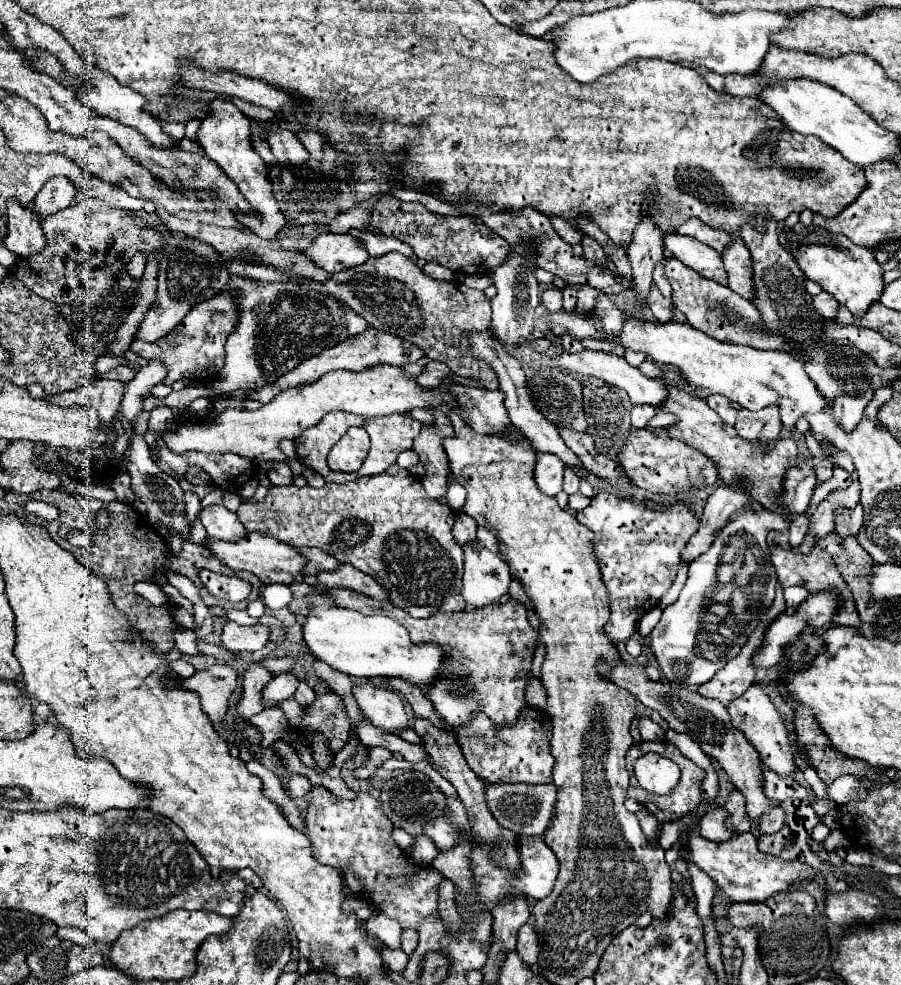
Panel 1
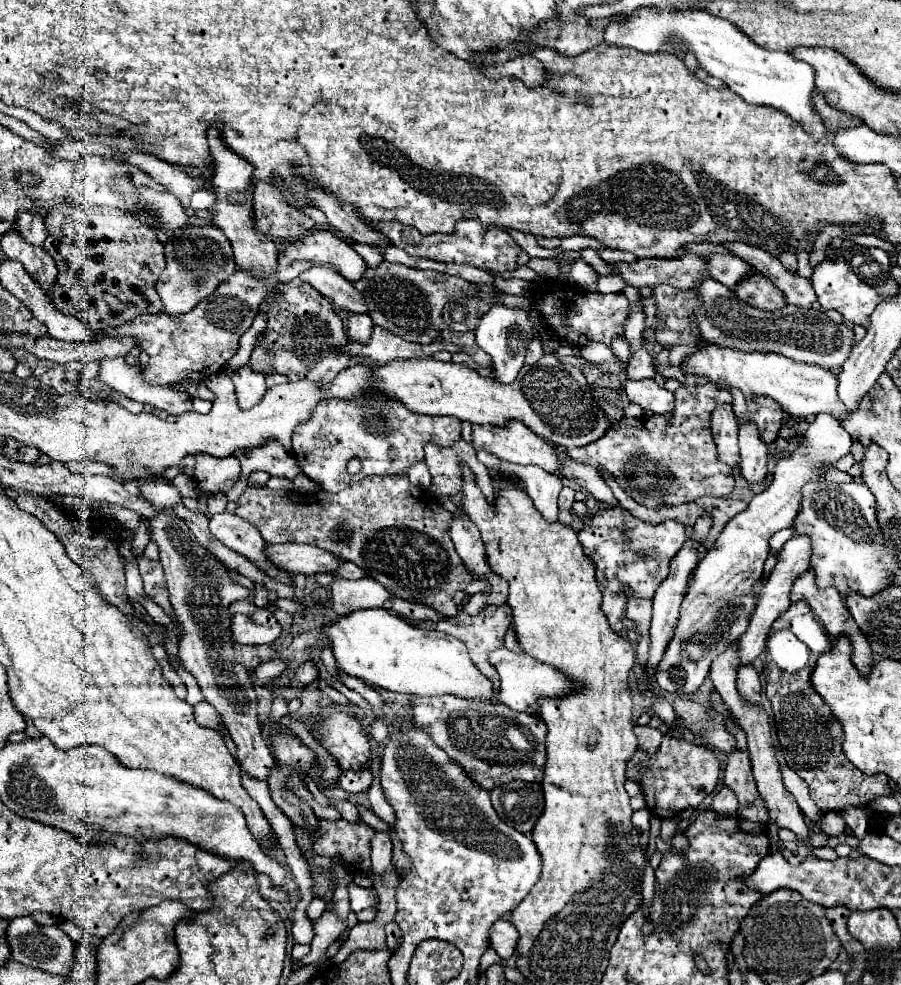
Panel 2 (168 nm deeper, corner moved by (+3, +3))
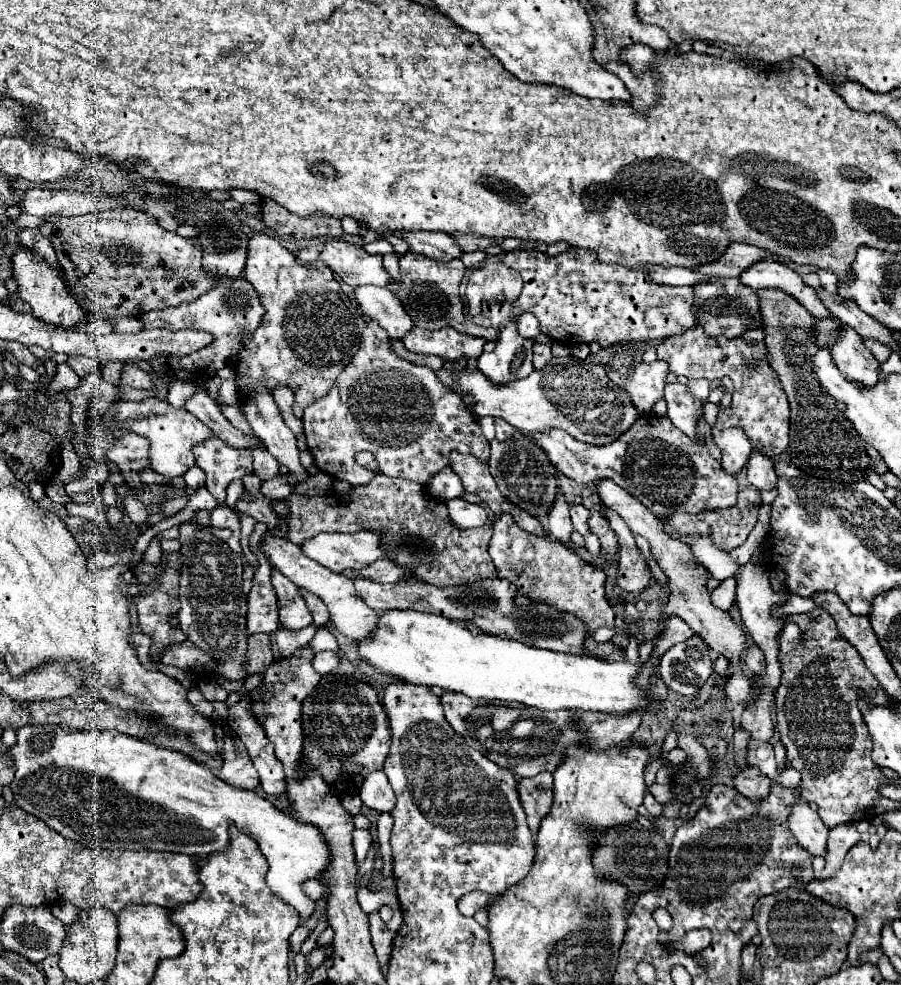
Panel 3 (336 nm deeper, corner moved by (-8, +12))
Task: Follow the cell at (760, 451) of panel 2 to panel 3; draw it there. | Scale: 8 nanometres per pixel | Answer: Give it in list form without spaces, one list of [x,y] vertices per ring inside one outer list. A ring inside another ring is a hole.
[[[753,451],[747,463],[747,479],[757,489],[773,489],[777,485],[773,459],[761,451]]]

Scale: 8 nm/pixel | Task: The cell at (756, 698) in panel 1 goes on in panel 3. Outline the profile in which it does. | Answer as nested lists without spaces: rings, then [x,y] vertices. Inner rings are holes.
[[[753,645],[753,647],[747,649],[745,665],[747,665],[747,669],[749,669],[751,673],[755,673],[755,675],[759,675],[759,673],[765,671],[765,657],[763,657],[763,651],[761,651],[757,645]]]

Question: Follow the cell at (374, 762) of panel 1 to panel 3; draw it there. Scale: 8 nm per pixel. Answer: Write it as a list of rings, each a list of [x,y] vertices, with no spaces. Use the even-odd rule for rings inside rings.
[[[373,771],[371,775],[367,775],[367,779],[363,779],[359,797],[367,807],[379,813],[391,811],[395,807],[395,795],[383,771]]]

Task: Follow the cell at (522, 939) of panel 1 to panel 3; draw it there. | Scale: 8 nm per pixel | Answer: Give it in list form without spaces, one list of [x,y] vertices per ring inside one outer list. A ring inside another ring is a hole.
[[[473,891],[473,893],[467,893],[459,899],[459,911],[465,915],[465,917],[473,917],[479,909],[487,909],[489,907],[489,895],[487,893],[481,893],[481,891]]]

